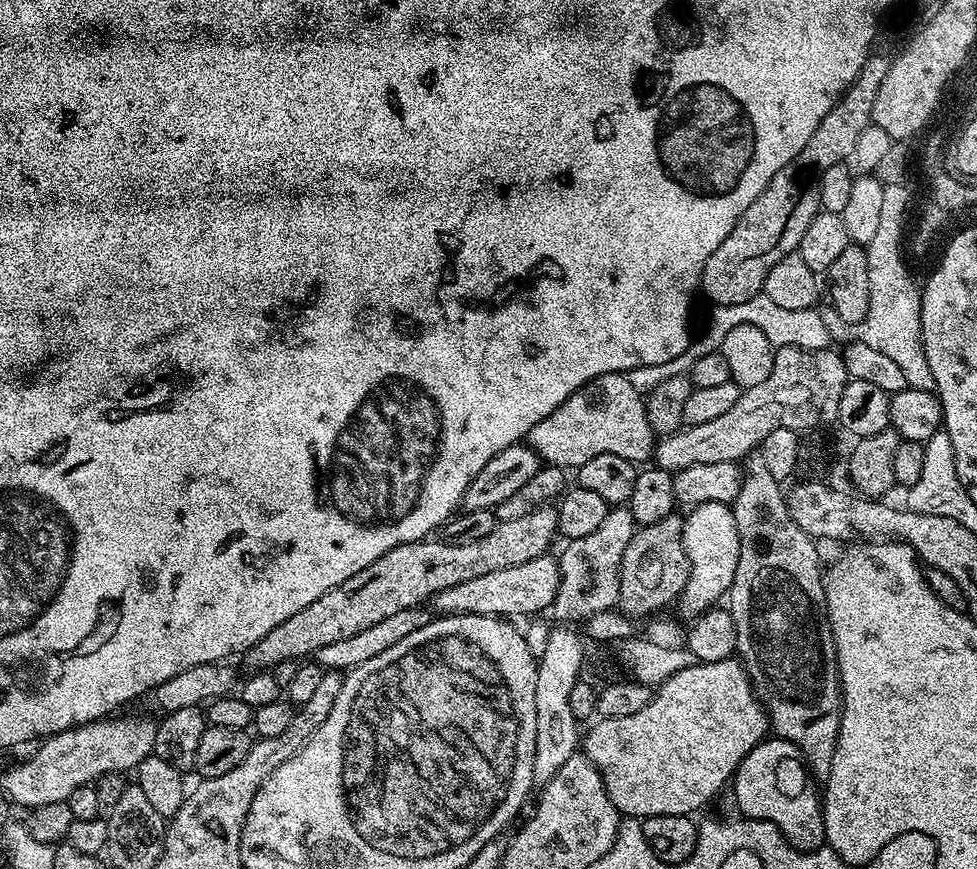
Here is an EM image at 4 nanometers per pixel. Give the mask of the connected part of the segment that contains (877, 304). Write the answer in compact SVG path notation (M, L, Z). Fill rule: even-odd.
M867 252L876 254L876 262L892 262L884 276L888 278L868 278L868 313L858 325L858 338L866 342L881 354L887 354L894 363L906 374L908 387L926 390L935 389L934 374L930 374L930 362L926 362L922 332L917 331L917 297L920 292L916 283L908 277L909 265L903 255L894 260L894 254L886 252L886 260L880 260L884 252ZM898 262L898 264L894 264Z

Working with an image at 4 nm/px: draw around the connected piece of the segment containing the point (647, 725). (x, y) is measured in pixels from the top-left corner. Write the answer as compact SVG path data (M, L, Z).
M736 658L697 662L688 669L678 670L653 691L652 700L638 713L595 722L585 736L583 733L582 754L598 770L610 802L614 802L616 811L624 818L696 814L723 790L727 780L729 783L735 777L740 760L770 732L765 705L753 692L748 671Z

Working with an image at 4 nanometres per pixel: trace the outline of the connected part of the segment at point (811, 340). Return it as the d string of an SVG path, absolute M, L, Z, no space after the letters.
M763 294L751 296L746 302L738 302L737 304L722 304L711 309L712 321L708 324L708 329L704 332L701 340L693 339L687 350L670 362L662 362L654 366L638 366L632 368L626 375L630 386L634 386L634 390L638 390L641 394L646 394L650 390L654 390L654 386L658 386L658 382L666 382L666 378L674 378L675 376L683 376L692 367L692 363L698 358L702 358L702 354L710 354L717 351L727 341L727 335L734 326L743 323L749 323L752 326L758 326L762 333L765 334L765 341L772 343L773 349L777 348L801 348L802 350L822 350L831 345L832 336L828 333L828 326L823 318L816 313L815 307L803 308L802 310L785 310L782 306L774 306L774 302L770 302L770 298Z

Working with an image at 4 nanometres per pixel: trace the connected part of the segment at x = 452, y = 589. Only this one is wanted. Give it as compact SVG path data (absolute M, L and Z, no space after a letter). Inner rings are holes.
M545 554L538 558L530 558L530 562L522 562L519 566L506 566L506 570L493 570L491 574L482 574L479 578L470 578L470 582L458 582L458 586L450 586L446 590L442 590L437 596L432 597L430 601L430 608L433 613L440 616L499 616L501 618L516 618L512 616L528 616L531 612L540 612L543 610L551 609L554 598L558 592L558 586L560 585L560 566L555 559L551 560L551 555Z

